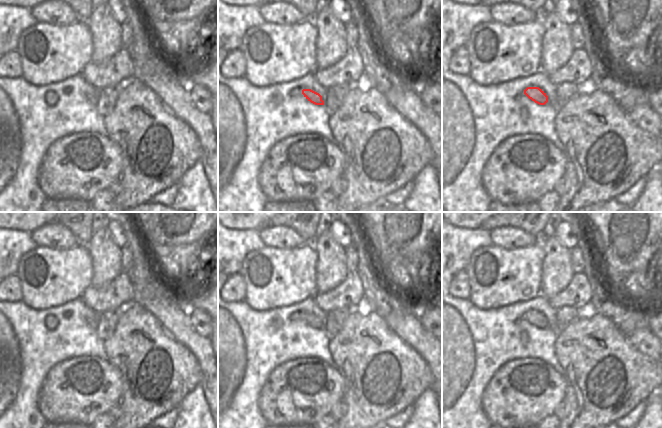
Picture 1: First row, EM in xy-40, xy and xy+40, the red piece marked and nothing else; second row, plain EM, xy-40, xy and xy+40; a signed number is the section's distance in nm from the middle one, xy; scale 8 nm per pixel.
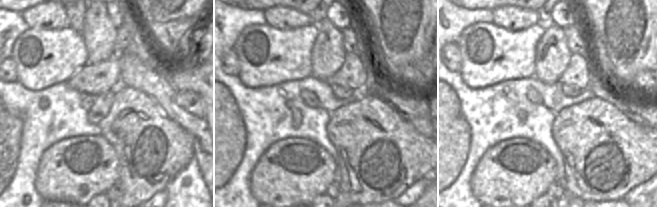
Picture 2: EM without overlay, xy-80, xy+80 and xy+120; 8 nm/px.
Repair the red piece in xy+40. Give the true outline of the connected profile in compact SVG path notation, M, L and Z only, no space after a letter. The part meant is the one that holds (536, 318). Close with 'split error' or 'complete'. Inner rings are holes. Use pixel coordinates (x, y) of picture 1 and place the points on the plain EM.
M527 311L524 318L539 329L545 329L548 326L548 320L539 311Z; complete

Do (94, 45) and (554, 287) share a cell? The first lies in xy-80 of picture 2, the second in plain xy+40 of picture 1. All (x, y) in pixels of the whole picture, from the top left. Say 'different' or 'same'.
same

